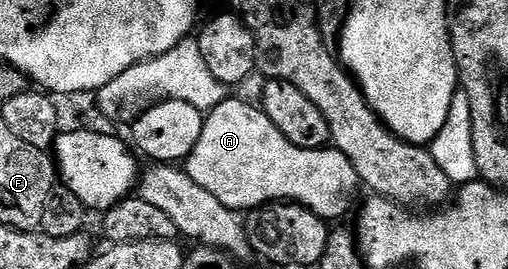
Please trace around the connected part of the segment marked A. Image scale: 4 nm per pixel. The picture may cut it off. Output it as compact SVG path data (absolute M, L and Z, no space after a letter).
M227 97L223 103L216 105L213 111L205 116L200 141L196 141L196 149L184 161L184 170L200 189L208 189L216 201L239 213L249 212L255 207L264 207L275 201L289 201L307 207L322 219L333 221L342 219L355 206L354 198L360 192L360 184L356 169L352 169L352 161L344 157L332 145L320 149L300 149L268 121L261 106L245 103L242 99Z

